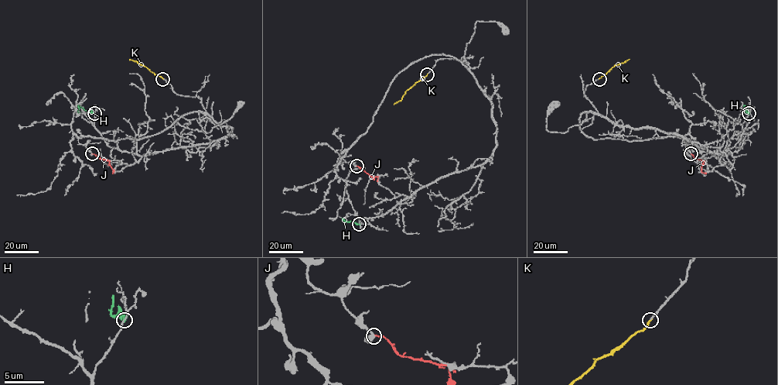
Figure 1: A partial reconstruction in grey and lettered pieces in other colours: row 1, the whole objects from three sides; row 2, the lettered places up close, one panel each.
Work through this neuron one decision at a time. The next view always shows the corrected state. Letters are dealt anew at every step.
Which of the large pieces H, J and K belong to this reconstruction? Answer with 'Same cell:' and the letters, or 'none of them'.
Same cell: K

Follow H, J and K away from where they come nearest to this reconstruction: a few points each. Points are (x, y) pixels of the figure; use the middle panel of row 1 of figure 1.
H: (359, 224), (345, 220)
J: (357, 166), (373, 177), (377, 176), (377, 181)
K: (427, 73), (394, 104)

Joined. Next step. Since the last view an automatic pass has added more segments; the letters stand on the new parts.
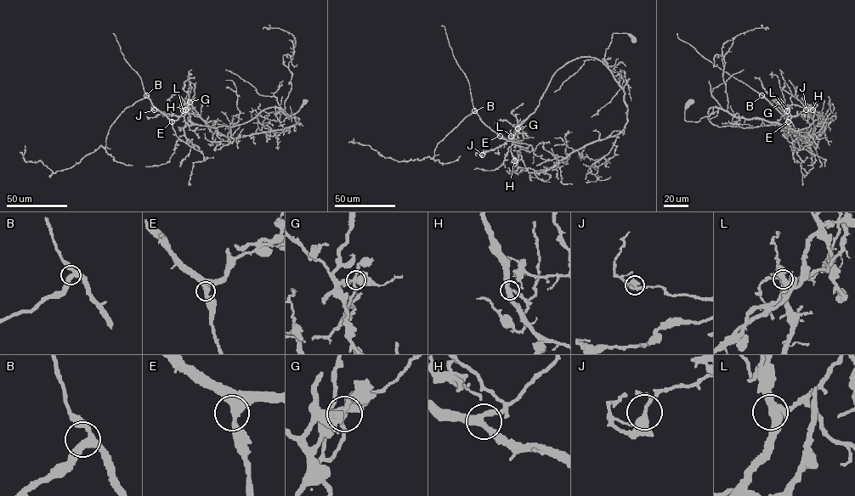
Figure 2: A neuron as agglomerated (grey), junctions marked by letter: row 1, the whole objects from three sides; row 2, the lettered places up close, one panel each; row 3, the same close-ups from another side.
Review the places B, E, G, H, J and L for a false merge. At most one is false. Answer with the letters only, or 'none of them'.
G

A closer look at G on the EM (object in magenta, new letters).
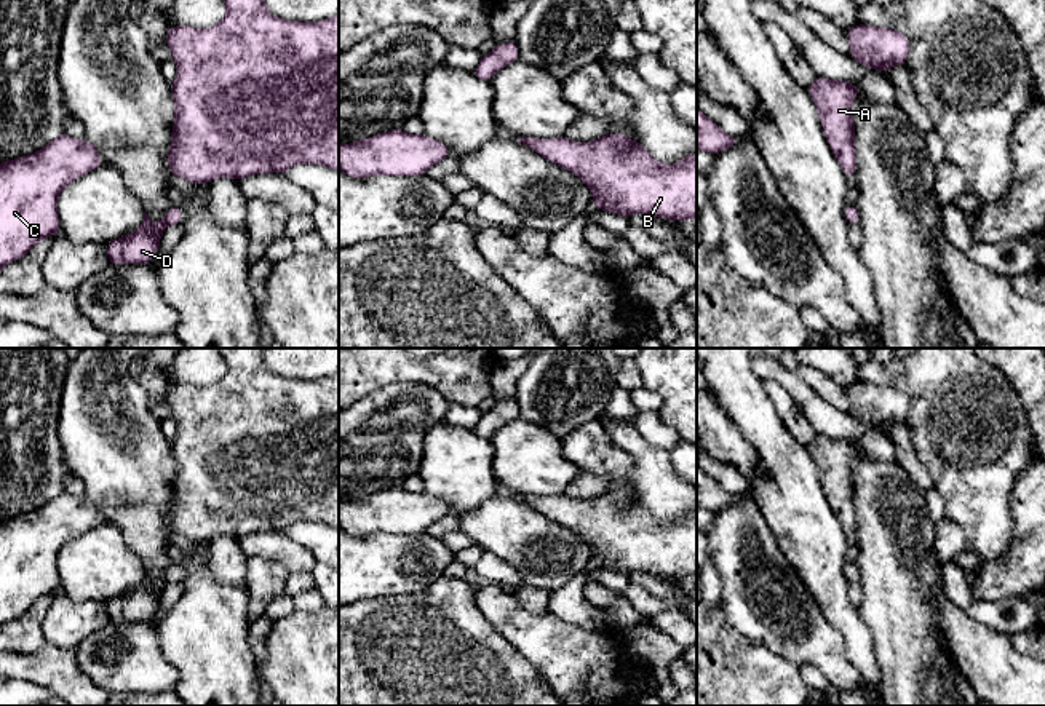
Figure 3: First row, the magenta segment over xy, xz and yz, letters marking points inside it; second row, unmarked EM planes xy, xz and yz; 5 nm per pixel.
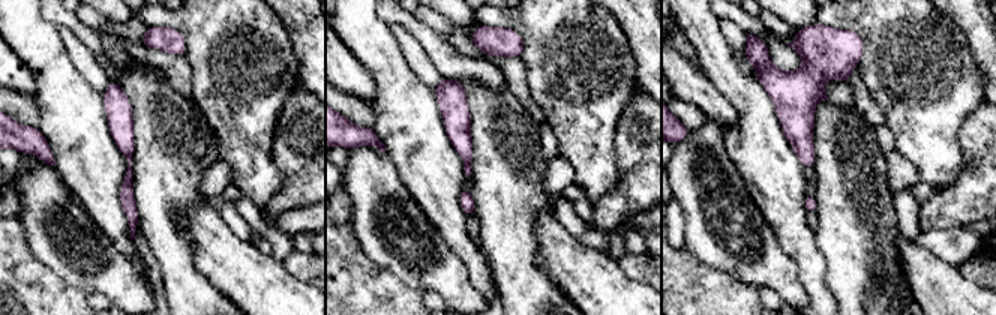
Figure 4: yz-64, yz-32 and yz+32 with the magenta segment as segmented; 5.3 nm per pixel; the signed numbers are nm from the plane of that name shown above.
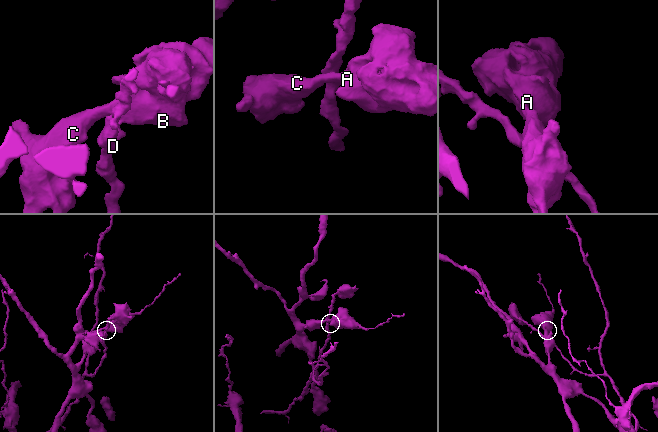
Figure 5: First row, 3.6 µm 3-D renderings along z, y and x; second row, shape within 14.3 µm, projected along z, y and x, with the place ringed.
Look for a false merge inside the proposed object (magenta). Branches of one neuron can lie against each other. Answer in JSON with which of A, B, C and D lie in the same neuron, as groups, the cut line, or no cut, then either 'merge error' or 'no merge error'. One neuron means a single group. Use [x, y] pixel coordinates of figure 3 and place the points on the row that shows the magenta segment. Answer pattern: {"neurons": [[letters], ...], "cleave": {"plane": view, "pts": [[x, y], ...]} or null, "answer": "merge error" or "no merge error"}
{"neurons": [["A", "B", "C"], ["D"]], "cleave": {"plane": "yz", "pts": [[854, 173], [847, 176]]}, "answer": "merge error"}

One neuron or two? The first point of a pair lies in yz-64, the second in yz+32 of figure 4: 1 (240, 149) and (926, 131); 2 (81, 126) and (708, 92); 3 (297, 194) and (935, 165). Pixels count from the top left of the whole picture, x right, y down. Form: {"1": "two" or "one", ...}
{"1": "one", "2": "two", "3": "two"}

